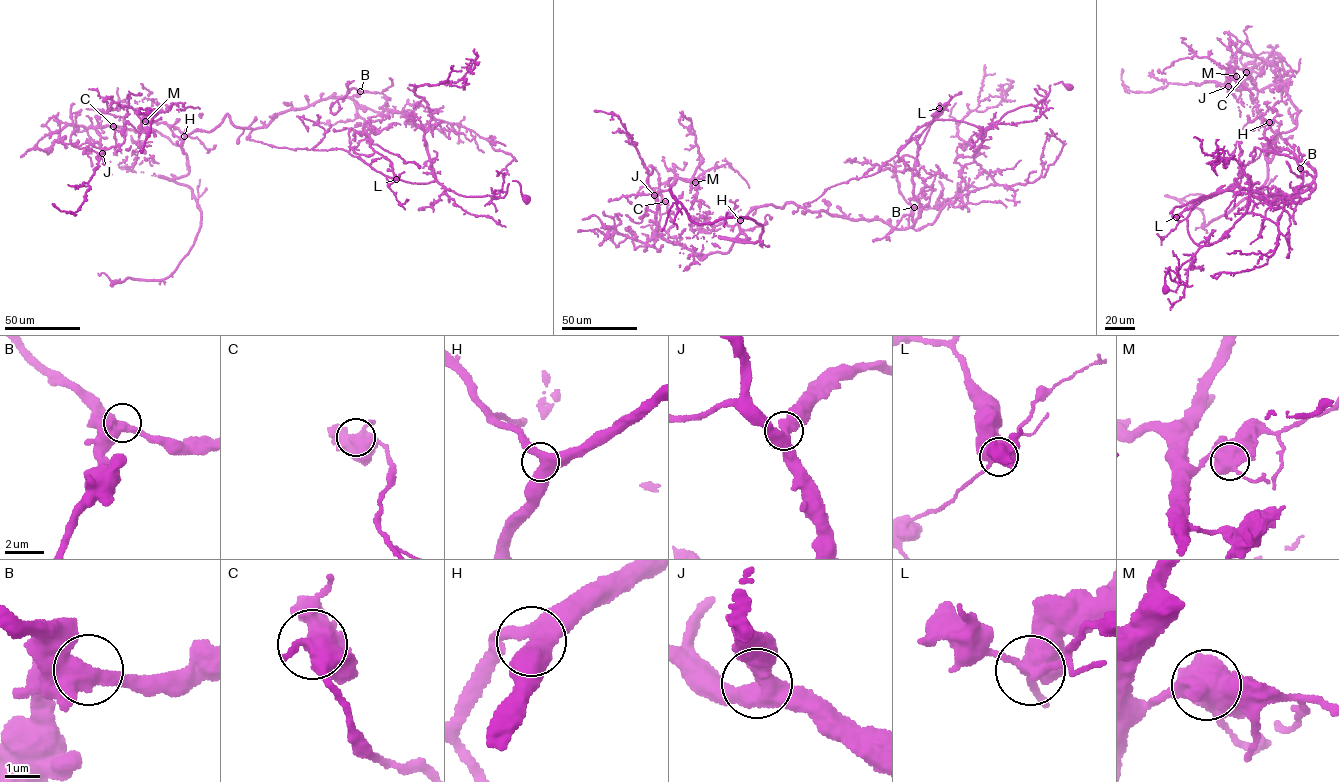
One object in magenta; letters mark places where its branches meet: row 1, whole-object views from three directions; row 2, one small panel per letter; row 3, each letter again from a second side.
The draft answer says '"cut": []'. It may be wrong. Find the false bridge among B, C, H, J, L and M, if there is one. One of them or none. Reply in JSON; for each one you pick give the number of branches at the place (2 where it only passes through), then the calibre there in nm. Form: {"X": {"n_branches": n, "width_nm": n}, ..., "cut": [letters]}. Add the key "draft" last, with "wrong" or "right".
{"L": {"n_branches": 4, "width_nm": 480}, "cut": ["L"], "draft": "wrong"}

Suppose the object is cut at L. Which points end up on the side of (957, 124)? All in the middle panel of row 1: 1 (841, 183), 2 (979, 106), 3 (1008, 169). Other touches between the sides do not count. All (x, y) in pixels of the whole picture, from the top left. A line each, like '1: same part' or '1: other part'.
1: same part
2: same part
3: same part

